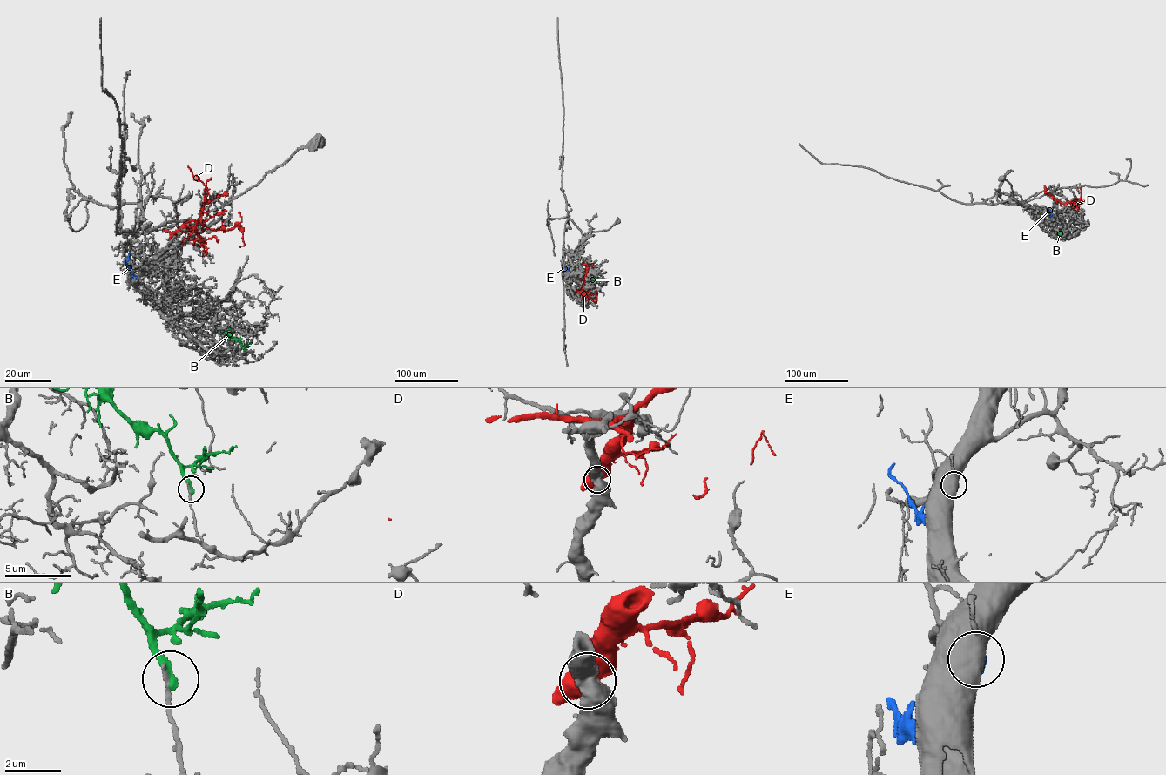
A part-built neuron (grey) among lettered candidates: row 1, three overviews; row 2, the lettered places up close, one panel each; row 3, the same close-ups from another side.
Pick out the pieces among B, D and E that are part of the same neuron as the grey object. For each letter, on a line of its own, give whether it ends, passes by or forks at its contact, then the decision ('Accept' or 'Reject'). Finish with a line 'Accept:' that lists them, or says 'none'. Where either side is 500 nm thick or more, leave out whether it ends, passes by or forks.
B: It ends there. Reject
D: Reject
E: Reject
Accept: none

